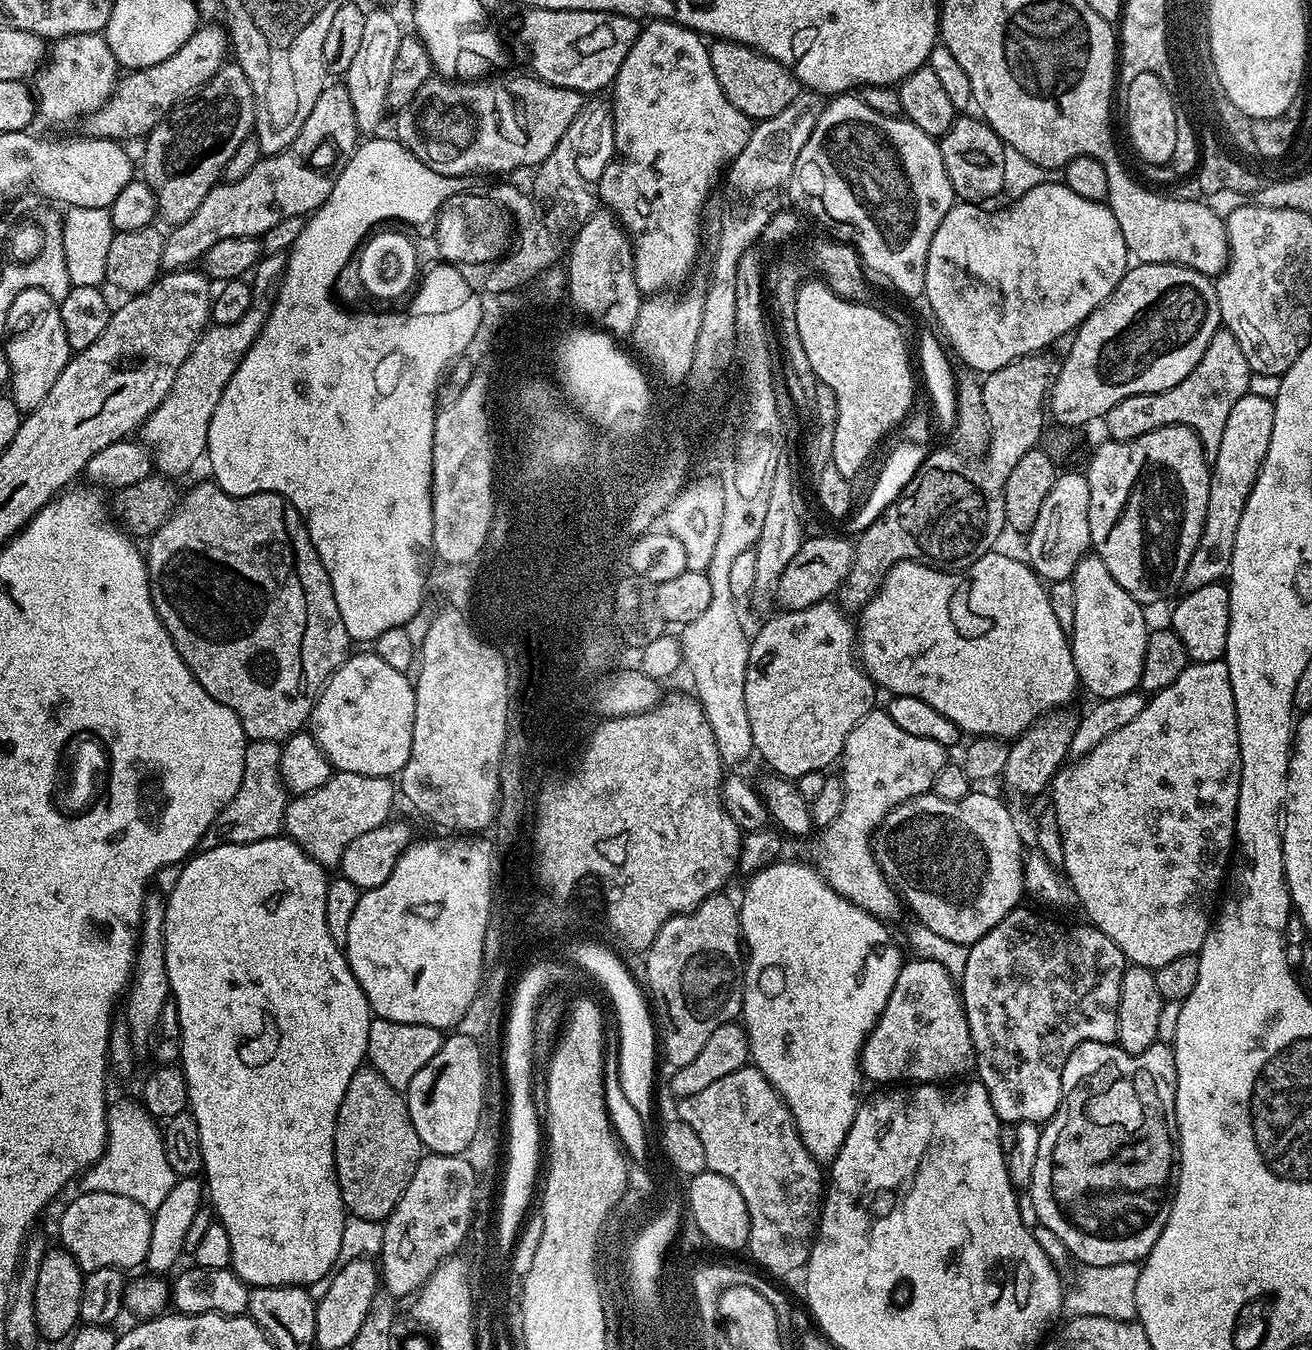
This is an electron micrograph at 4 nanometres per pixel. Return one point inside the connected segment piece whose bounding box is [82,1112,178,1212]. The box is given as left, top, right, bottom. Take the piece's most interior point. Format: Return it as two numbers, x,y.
142,1174

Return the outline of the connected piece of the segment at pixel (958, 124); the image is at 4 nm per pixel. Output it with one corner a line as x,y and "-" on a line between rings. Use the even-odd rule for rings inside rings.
957,115
950,130
939,137
942,166
946,166
946,178
961,201
980,204
992,200
1004,188
1004,152
1006,146
995,130
979,115

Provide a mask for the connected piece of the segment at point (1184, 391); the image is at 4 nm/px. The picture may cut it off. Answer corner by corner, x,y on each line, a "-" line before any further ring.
1221,330
1214,334
1214,338
1210,338
1206,354
1202,354
1198,366
1194,366
1194,370
1190,370
1190,374
1186,374
1178,386
1165,392
1149,392
1146,396
1131,396
1129,400
1118,402
1118,406
1102,417
1102,424
1108,427
1107,435
1113,440
1137,440
1150,430
1181,424
1199,438
1204,447
1204,457
1211,462
1218,454
1218,446
1222,446
1226,418
1230,418
1234,402
1249,395
1248,383
1252,374
1246,354
1242,354
1242,346
1238,346
1238,338

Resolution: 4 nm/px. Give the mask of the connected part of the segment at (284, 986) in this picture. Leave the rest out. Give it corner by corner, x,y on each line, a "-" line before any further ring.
281,834
262,842
219,844
197,851
180,868
178,882
174,882
174,890
167,893
164,901
166,978
168,991
178,1010
180,1027
178,1067
184,1071
188,1087
188,1108
198,1126
198,1140
202,1142
202,1176
206,1181
206,1196
209,1201
213,1200
211,1203
218,1213
219,1223
223,1224
226,1234
230,1234
230,1267
238,1274
238,1278
242,1278
252,1288
303,1288
318,1282
322,1274
336,1268
338,1249
342,1247
346,1209
336,1177
334,1130
338,1106
342,1106
342,1094
346,1094
350,1078
354,1078
354,1074
365,1063
374,1013
362,986
358,986
350,970
347,955
341,945
330,938
330,930
326,926
326,890
329,879
325,868
311,860
287,835

